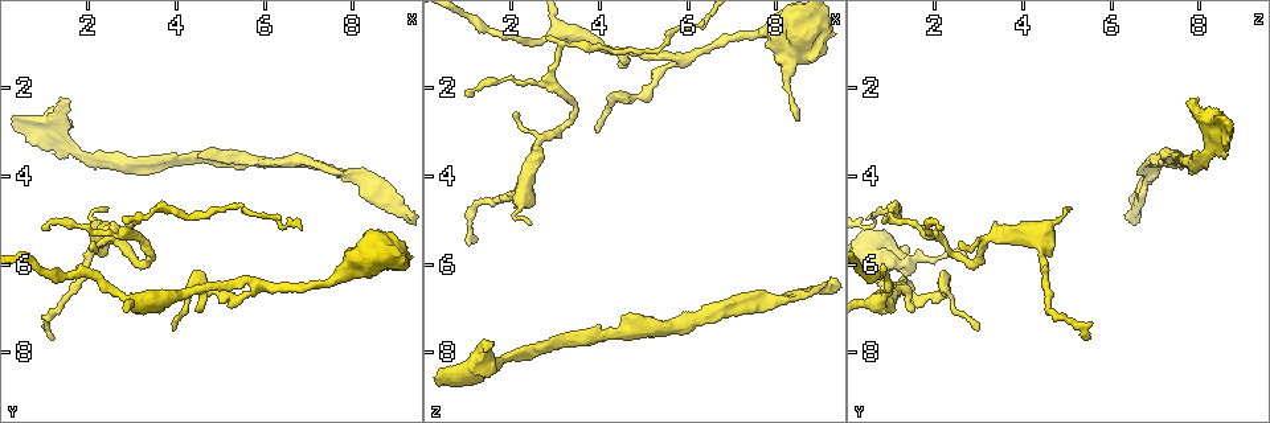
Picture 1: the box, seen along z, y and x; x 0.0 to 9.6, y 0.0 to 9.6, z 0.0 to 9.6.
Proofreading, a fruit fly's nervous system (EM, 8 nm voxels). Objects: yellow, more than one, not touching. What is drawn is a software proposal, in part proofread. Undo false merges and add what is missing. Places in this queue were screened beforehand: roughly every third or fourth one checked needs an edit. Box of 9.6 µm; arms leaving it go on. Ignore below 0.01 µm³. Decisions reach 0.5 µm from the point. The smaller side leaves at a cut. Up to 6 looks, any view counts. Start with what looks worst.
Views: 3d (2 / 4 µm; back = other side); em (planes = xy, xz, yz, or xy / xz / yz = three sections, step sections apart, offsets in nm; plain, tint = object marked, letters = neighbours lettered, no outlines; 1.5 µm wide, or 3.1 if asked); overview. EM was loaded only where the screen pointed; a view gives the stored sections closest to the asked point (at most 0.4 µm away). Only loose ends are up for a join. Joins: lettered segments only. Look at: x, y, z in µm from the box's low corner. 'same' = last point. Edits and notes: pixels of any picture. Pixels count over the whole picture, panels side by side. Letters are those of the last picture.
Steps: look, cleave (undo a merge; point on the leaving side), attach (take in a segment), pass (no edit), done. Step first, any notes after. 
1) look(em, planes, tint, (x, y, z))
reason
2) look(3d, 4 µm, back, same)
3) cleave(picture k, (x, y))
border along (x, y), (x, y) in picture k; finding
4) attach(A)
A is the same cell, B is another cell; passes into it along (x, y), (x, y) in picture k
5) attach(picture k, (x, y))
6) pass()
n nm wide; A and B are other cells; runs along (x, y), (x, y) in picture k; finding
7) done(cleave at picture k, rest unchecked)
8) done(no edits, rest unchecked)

look(3d, 2 µm, (5.95, 6.40, 1.30))
branch point

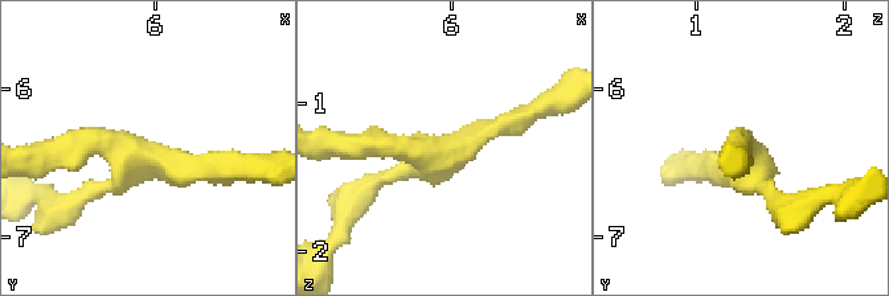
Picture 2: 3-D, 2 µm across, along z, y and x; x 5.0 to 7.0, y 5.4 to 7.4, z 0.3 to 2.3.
look(em, yz, step 4, tint, (5.96, 6.46, 1.32))
3 arms; arms of 180, 180, 200 nm; need the tissue

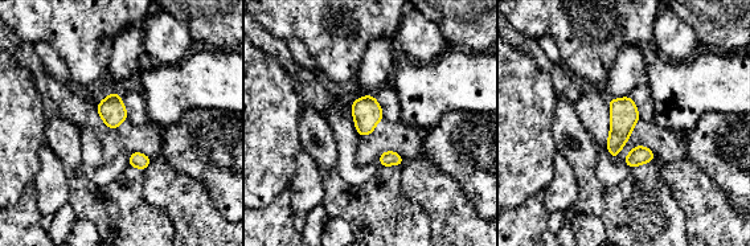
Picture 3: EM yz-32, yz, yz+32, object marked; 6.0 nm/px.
look(em, planes, letters, same)

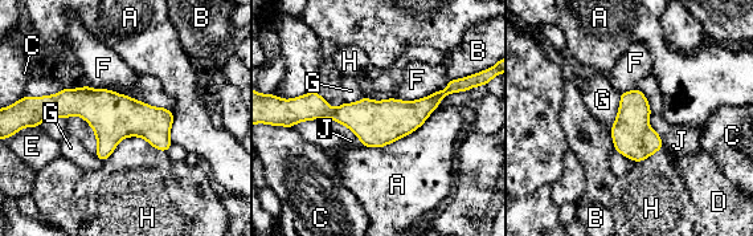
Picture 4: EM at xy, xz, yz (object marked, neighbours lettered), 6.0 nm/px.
pass()
A, B, C, D, E, F, G, H and J are other cells; border along (166, 150), (125, 137), (102, 162) in picture 4; one neuron here

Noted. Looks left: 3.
look(em, xy, step 8, tint, (1.30, 7.60, 5.45))
branch stops here

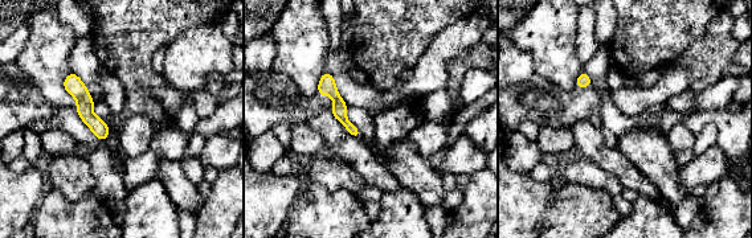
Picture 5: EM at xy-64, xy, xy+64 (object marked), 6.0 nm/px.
look(em, planes, letters, same)
cut it another way

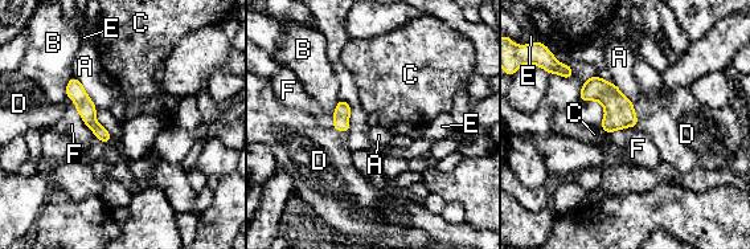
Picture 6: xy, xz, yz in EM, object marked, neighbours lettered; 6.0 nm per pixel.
attach(D)
D is the same cell, A, B, C, E and F are other cells; it goes on there

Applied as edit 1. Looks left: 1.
done(attach at picture 6, rest unchecked)

